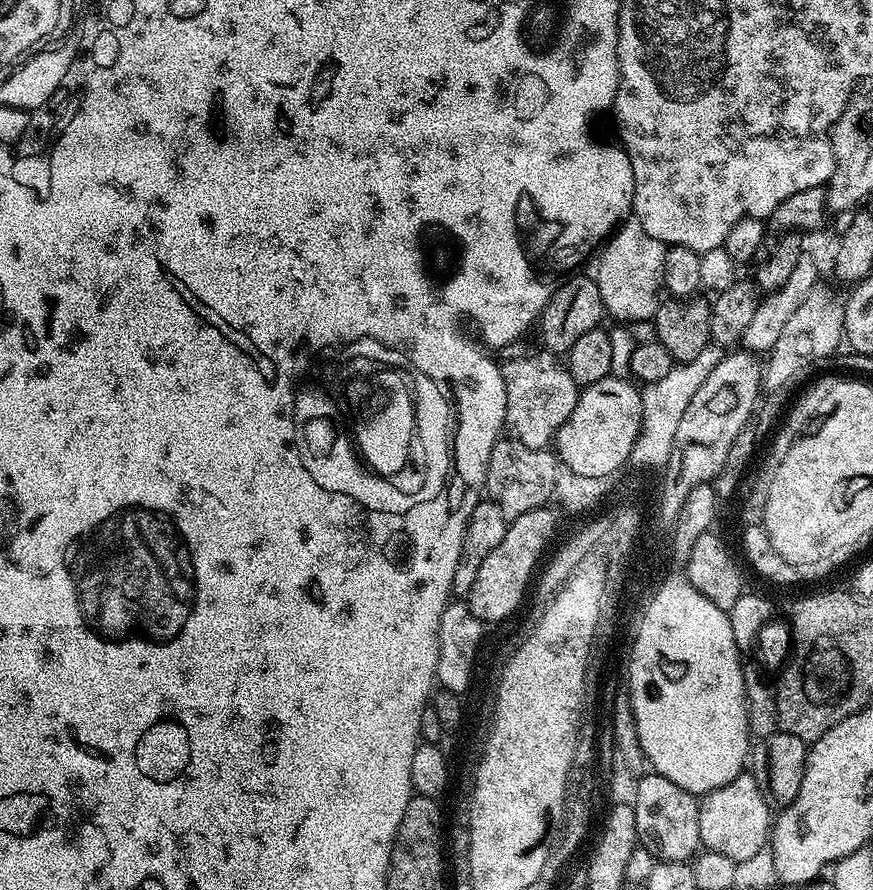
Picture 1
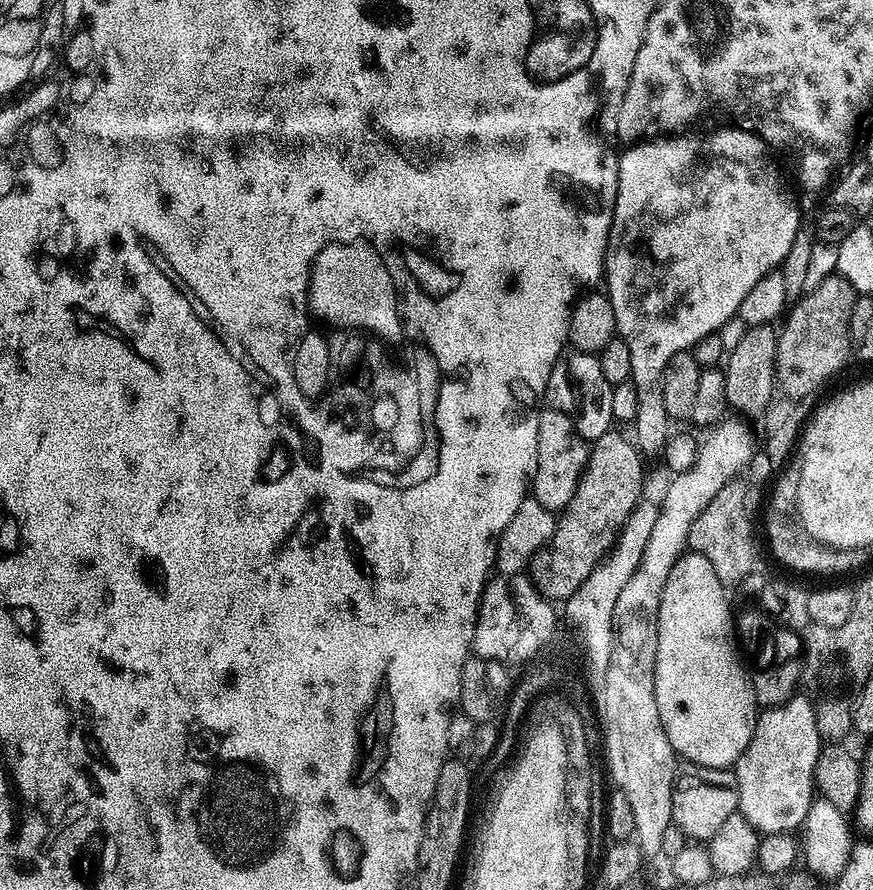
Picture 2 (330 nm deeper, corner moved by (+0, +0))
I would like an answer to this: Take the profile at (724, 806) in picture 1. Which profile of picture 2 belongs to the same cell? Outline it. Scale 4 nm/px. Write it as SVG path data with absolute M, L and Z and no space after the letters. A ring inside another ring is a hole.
M804 694L765 707L757 715L750 746L736 759L739 813L757 833L795 833L803 825L814 799L816 763L822 747L812 701Z

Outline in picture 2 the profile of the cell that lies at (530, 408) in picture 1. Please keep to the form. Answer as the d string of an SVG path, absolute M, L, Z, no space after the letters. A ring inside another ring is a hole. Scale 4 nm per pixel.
M568 350L552 367L546 400L551 407L562 410L567 416L571 416L581 438L591 442L602 438L602 434L613 431L613 387L614 385L606 382L606 378L602 375L599 355Z

